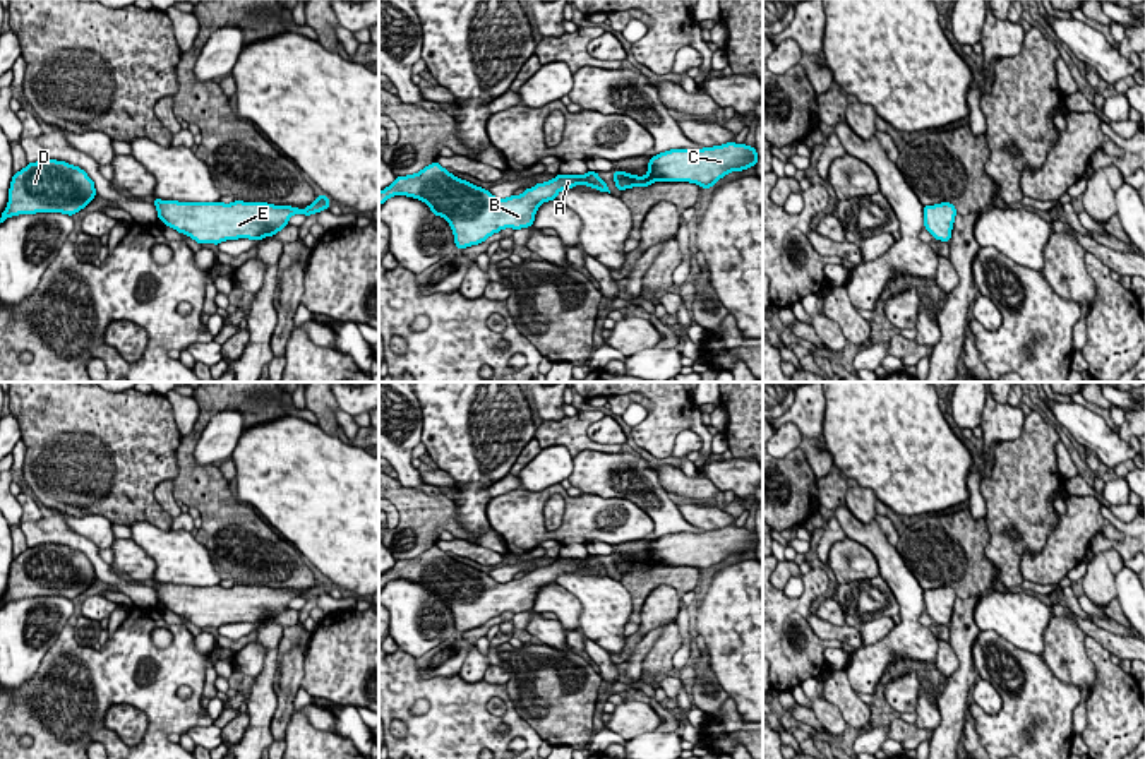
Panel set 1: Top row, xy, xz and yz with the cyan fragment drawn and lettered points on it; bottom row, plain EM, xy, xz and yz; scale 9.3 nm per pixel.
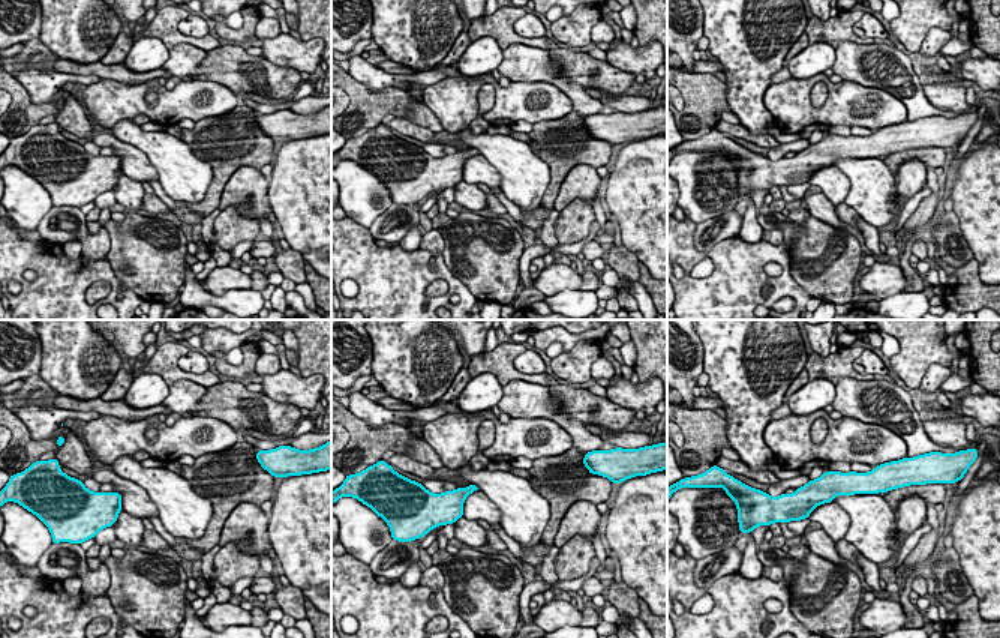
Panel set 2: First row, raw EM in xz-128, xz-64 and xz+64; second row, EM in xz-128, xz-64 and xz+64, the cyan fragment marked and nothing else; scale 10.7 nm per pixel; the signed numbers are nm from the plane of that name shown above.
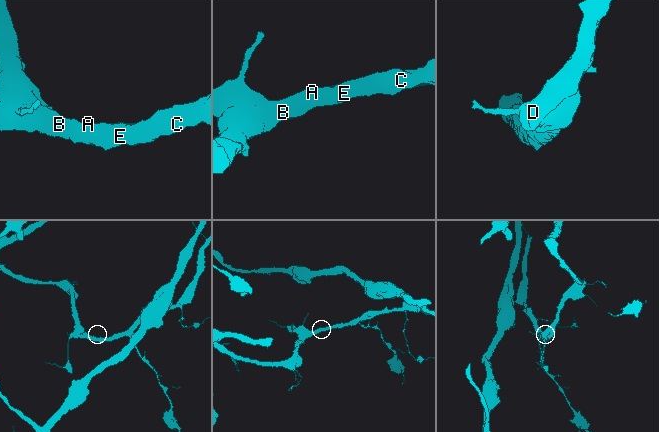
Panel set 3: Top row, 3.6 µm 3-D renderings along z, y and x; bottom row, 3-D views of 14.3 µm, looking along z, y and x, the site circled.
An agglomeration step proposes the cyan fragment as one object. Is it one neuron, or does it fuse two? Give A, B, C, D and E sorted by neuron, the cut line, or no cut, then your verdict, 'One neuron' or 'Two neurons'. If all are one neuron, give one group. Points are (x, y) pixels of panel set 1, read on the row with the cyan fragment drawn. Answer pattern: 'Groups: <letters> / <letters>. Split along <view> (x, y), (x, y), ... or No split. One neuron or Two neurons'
Groups: A B C D E. No split. One neuron

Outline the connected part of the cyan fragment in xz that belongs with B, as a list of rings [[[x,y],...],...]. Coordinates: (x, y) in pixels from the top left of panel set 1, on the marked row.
[[[434,161],[418,173],[396,176],[389,187],[379,192],[379,204],[382,206],[393,195],[408,195],[429,204],[435,216],[446,218],[451,224],[456,248],[466,248],[504,228],[533,226],[537,209],[543,202],[557,199],[561,190],[579,183],[610,194],[598,173],[588,171],[586,175],[557,175],[526,188],[521,195],[497,199]]]

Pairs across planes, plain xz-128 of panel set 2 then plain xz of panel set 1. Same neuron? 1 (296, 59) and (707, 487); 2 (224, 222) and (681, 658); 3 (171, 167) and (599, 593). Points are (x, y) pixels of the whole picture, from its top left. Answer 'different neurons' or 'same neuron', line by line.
1: different neurons
2: different neurons
3: same neuron

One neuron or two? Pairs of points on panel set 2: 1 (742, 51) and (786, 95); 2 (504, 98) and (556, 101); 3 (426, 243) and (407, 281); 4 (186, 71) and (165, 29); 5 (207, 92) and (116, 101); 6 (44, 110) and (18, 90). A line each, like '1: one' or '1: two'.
1: two
2: one
3: two
4: two
5: one
6: one

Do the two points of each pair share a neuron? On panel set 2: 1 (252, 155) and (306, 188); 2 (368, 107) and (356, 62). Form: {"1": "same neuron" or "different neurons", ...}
{"1": "different neurons", "2": "different neurons"}

